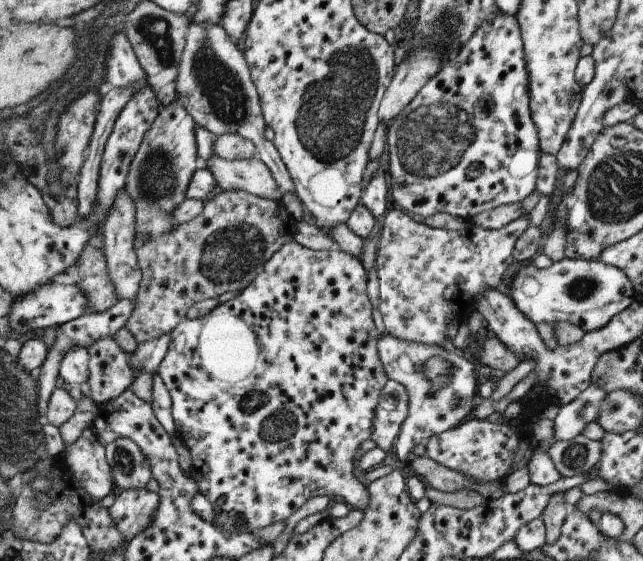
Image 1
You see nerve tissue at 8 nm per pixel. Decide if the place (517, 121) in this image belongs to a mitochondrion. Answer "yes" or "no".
no

